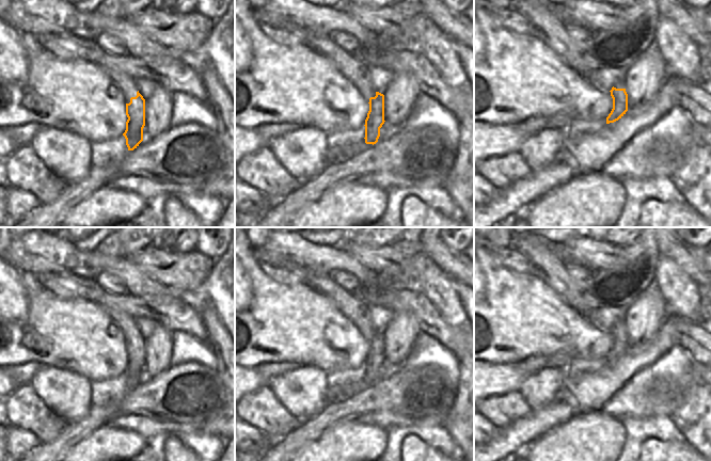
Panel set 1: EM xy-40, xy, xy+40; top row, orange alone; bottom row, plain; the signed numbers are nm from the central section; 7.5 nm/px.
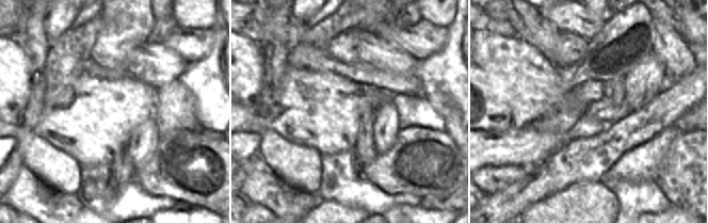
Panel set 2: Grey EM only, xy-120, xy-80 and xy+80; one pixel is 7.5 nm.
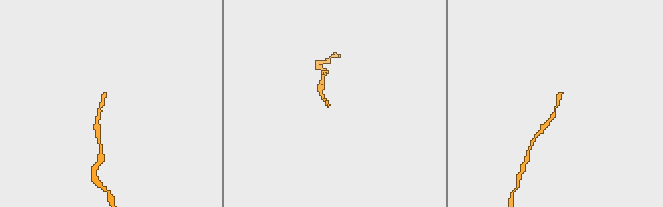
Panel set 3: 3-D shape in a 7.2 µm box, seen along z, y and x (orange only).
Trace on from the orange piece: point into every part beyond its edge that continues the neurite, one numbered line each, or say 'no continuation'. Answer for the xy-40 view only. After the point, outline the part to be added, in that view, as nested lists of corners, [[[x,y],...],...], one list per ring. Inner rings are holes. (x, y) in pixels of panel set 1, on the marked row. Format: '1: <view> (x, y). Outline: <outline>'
no continuation

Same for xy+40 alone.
no continuation

